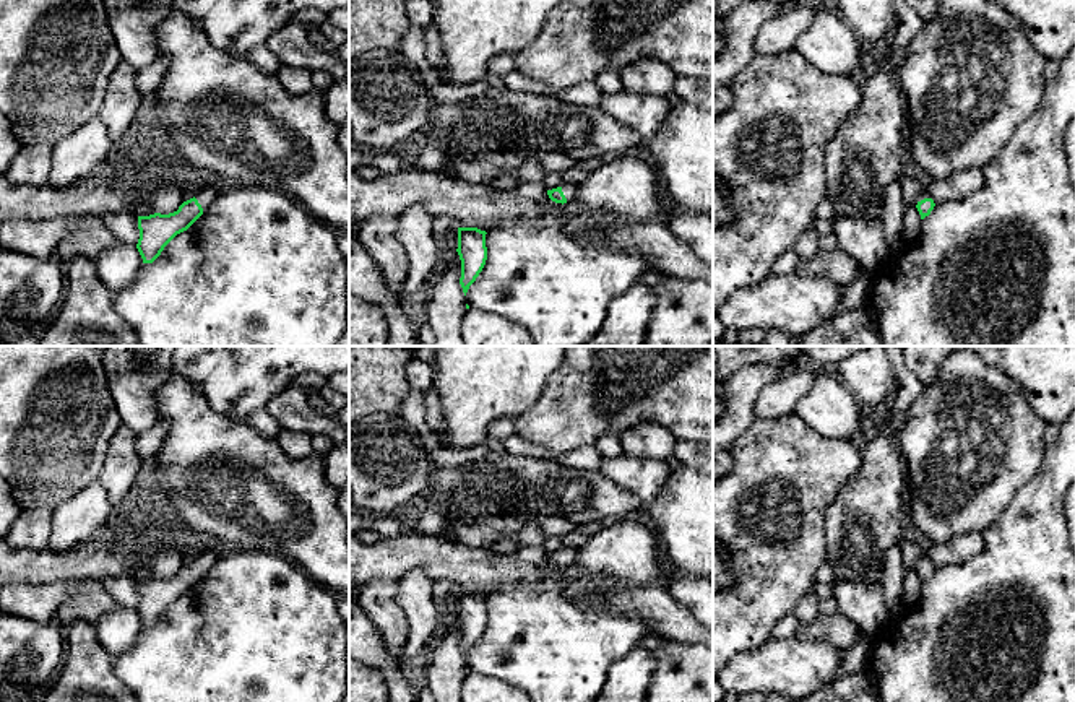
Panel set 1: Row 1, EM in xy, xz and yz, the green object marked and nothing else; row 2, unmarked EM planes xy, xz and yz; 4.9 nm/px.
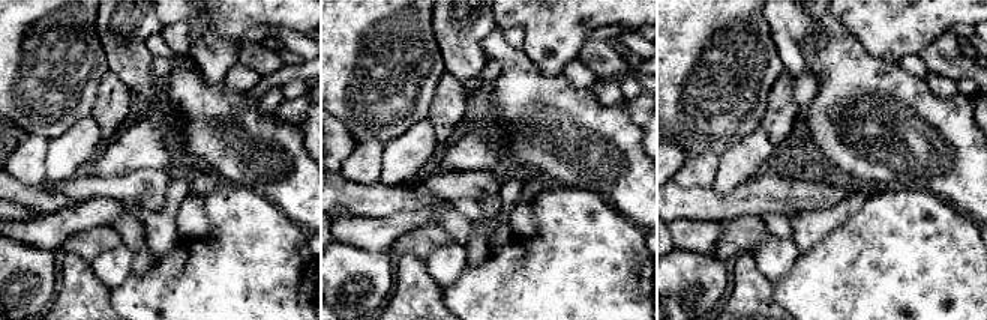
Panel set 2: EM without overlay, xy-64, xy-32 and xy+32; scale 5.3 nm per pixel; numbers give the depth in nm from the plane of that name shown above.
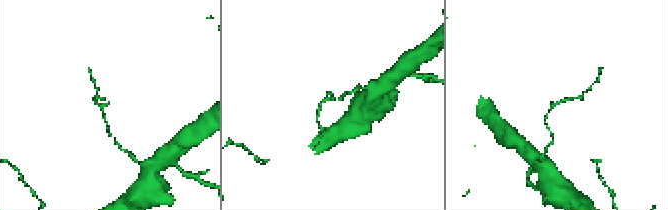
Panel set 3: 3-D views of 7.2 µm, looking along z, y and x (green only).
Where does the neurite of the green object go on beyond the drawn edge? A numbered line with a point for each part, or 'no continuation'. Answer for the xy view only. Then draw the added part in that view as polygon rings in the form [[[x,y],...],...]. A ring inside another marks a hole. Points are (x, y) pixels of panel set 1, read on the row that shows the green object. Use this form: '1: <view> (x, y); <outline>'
1: xy (205, 195); [[[203,187],[196,192],[195,198],[198,200],[198,203],[201,205],[201,208],[208,208],[213,200],[218,197],[218,190],[214,187]]]

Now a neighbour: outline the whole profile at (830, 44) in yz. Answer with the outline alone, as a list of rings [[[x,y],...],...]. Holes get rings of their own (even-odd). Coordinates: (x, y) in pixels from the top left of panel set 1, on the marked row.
[[[833,5],[815,15],[796,39],[794,50],[827,75],[859,75],[866,58],[854,29]]]

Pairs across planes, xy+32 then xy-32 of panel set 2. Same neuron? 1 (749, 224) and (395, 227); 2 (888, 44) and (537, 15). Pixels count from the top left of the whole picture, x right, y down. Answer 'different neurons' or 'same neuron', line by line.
1: different neurons
2: same neuron

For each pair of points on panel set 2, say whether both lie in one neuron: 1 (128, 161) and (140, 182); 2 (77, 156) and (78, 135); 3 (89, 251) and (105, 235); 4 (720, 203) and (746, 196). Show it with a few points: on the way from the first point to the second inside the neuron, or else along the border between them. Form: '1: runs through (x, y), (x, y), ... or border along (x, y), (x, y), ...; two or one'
1: border along (167, 170), (137, 169), (98, 178); two
2: runs through (77, 152), (78, 140); one
3: runs through (93, 247), (101, 239); one
4: runs through (726, 203), (740, 202); one

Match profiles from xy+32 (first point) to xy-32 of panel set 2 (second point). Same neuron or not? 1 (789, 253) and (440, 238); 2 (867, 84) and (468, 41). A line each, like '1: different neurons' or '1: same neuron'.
1: different neurons
2: different neurons

